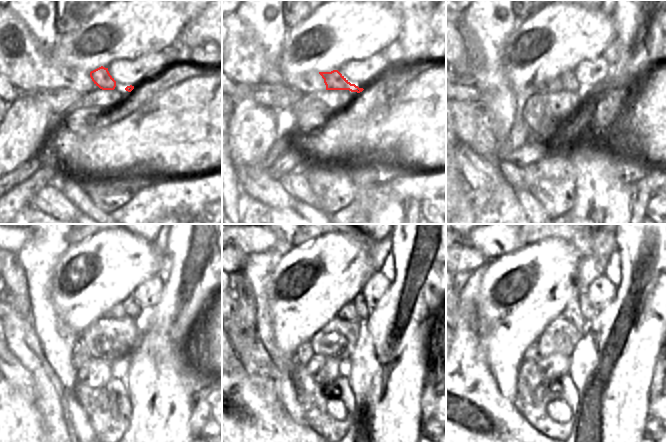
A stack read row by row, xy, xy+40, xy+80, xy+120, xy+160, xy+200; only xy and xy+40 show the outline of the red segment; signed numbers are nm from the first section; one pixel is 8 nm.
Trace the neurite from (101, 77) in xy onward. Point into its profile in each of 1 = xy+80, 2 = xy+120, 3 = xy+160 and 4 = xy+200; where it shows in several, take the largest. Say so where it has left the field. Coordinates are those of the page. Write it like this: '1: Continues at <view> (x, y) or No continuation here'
1: Continues at xy+80 (566, 81)
2: Continues at xy+120 (129, 307)
3: Continues at xy+160 (357, 310)
4: Continues at xy+200 (578, 311).

